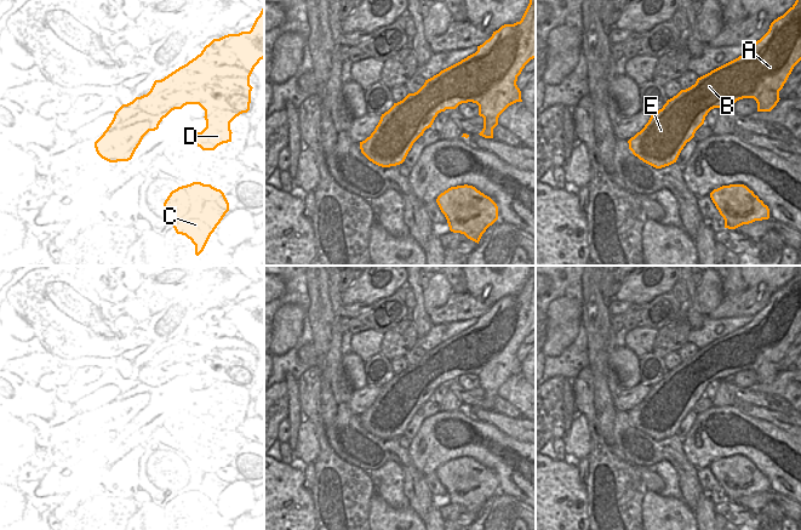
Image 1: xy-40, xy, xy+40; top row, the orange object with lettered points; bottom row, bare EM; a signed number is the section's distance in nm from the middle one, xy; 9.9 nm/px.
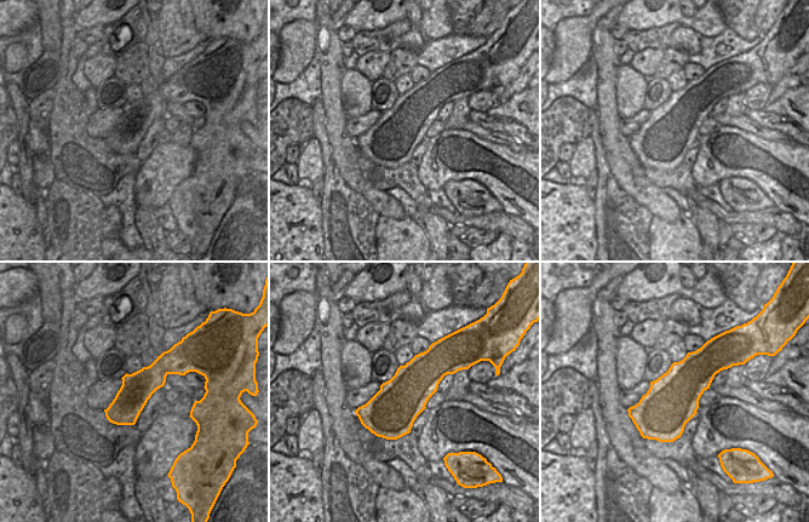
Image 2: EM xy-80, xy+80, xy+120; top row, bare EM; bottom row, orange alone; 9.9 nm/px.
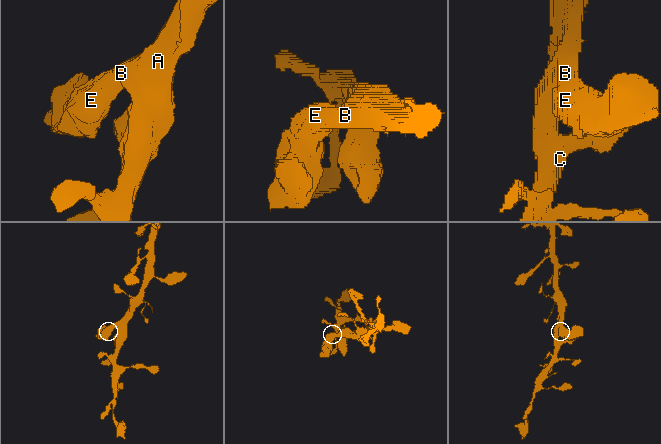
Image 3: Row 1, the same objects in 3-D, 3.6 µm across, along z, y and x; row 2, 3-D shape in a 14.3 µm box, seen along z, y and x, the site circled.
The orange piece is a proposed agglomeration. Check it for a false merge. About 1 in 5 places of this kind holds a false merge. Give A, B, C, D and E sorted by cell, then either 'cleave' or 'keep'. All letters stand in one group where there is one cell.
groups A B C D E; keep

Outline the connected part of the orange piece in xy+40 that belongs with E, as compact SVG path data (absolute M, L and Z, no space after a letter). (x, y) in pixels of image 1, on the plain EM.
M797 266L795 275L771 295L768 303L746 325L698 349L694 357L668 371L662 381L651 387L645 399L628 412L629 421L656 440L676 434L711 381L731 380L739 371L754 370L757 383L771 383L780 371L779 363L800 332L801 266Z

